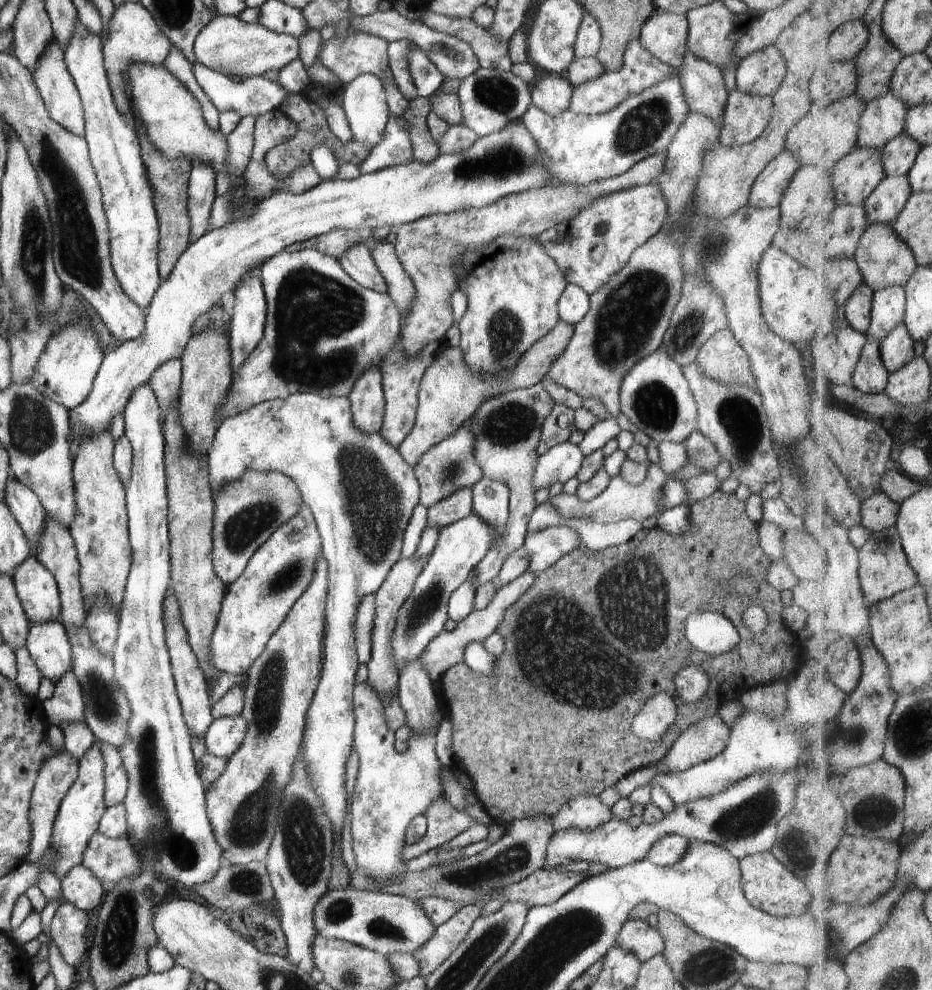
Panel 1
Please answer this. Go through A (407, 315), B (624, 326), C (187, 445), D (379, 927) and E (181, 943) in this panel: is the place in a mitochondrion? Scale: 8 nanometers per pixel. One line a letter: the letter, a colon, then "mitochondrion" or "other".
A: other
B: mitochondrion
C: other
D: mitochondrion
E: other

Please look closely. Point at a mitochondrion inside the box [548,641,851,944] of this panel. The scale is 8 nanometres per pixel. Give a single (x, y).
(741, 822)

